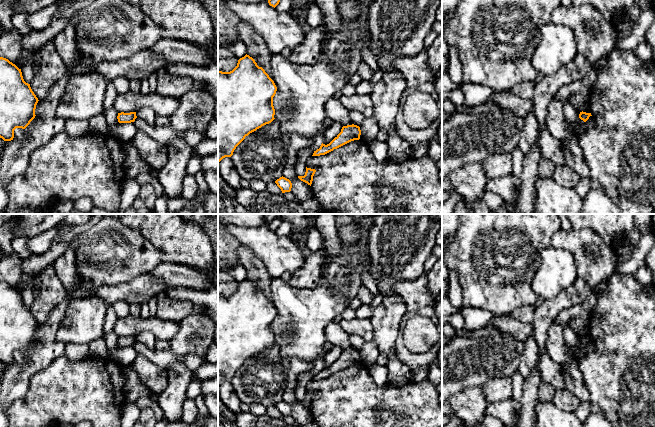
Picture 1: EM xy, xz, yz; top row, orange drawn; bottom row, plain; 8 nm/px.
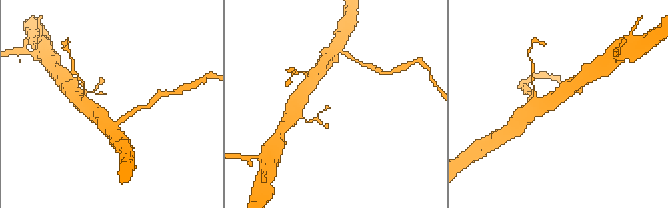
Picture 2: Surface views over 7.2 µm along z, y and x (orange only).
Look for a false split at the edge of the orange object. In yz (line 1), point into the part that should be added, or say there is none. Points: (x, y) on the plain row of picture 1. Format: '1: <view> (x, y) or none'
1: none

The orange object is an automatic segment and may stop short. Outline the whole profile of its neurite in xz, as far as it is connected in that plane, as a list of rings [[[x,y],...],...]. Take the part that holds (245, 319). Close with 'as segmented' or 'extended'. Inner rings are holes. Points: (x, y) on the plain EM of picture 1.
[[[247,278],[238,284],[232,295],[218,295],[218,389],[223,382],[233,379],[246,360],[275,343],[273,321],[276,315],[274,305]]] | as segmented

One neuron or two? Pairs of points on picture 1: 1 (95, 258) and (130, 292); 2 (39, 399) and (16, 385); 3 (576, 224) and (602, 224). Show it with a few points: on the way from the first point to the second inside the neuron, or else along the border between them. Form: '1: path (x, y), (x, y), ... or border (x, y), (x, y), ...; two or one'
1: border (142, 274), (128, 281), (101, 285), (97, 289); two
2: border (39, 371), (31, 377), (28, 390), (10, 405); two
3: path (582, 224), (596, 224); one

